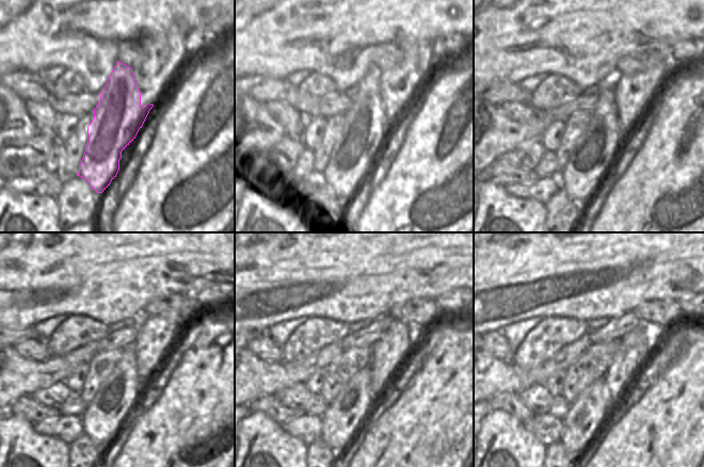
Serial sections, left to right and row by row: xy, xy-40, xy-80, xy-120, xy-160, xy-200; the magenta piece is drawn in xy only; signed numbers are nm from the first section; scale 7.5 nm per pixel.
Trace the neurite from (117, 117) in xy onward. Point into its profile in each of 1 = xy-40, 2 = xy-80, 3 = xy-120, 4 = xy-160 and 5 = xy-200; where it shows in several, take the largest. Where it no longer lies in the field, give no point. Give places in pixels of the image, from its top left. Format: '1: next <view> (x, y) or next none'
1: next xy-40 (365, 124)
2: next xy-80 (593, 155)
3: next xy-120 (105, 416)
4: next xy-160 (344, 417)
5: next xy-200 (581, 423)

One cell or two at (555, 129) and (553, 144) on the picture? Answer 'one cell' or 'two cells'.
one cell

